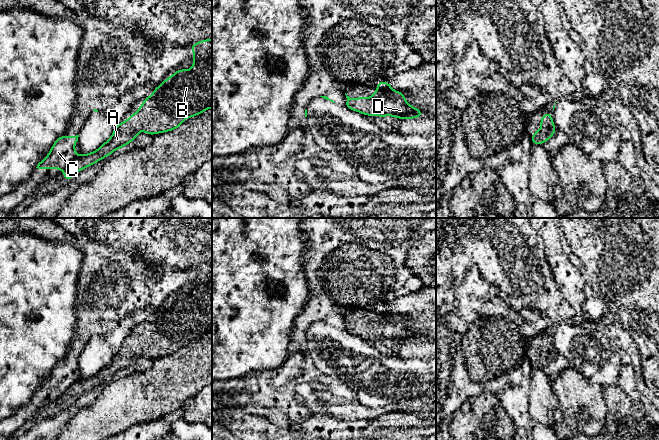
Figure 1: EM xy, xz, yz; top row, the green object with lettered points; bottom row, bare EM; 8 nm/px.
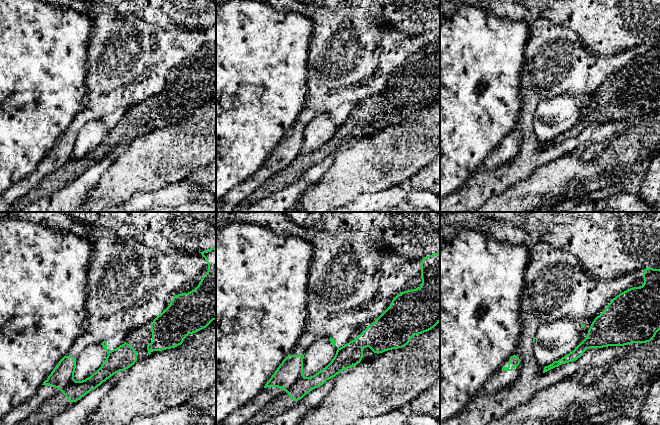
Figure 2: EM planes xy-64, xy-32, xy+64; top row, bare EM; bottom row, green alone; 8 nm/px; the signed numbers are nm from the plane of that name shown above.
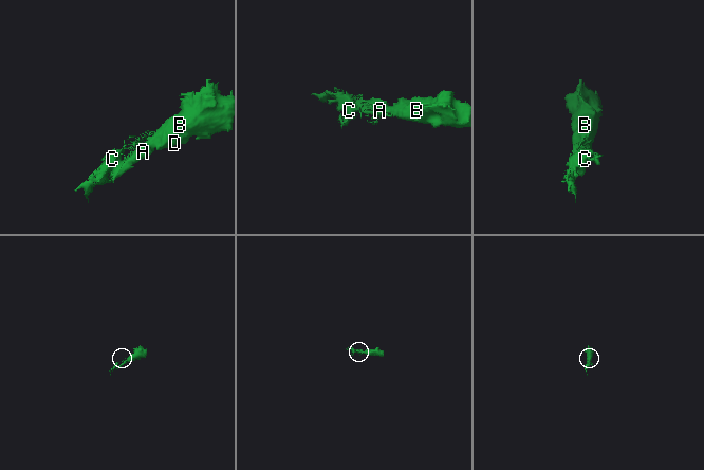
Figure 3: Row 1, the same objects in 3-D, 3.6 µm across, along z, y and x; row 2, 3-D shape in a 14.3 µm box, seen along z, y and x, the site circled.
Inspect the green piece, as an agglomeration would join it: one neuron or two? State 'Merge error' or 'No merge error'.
No merge error

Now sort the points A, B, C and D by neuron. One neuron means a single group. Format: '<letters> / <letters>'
A B C D

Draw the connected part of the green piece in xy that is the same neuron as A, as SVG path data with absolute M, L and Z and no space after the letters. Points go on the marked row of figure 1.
M212 38L192 43L190 48L193 50L193 67L190 70L178 69L155 87L138 111L129 119L113 125L111 137L97 150L77 156L75 143L79 135L61 135L36 168L63 169L64 181L69 181L79 171L133 142L141 128L148 135L170 132L183 125L185 118L193 118L211 109Z

